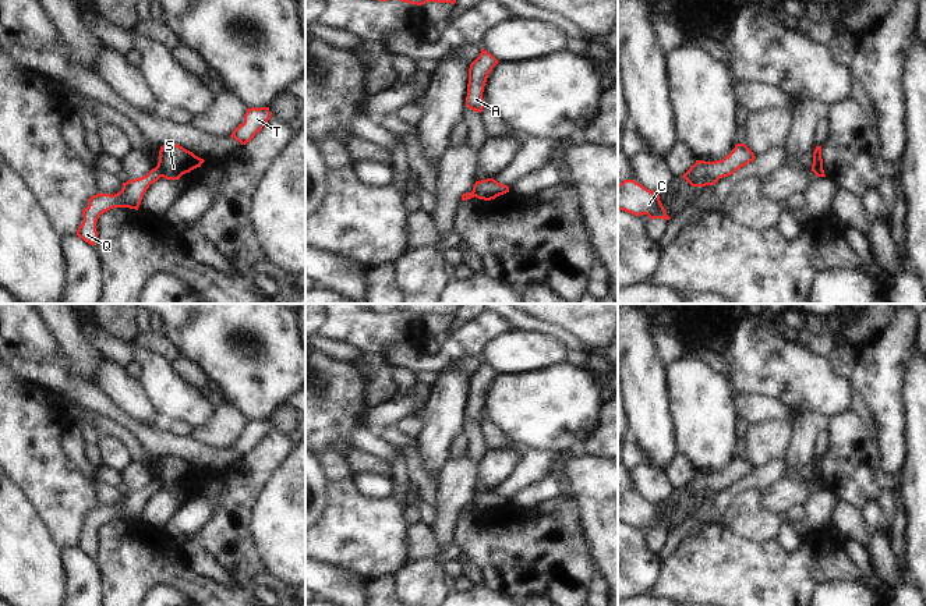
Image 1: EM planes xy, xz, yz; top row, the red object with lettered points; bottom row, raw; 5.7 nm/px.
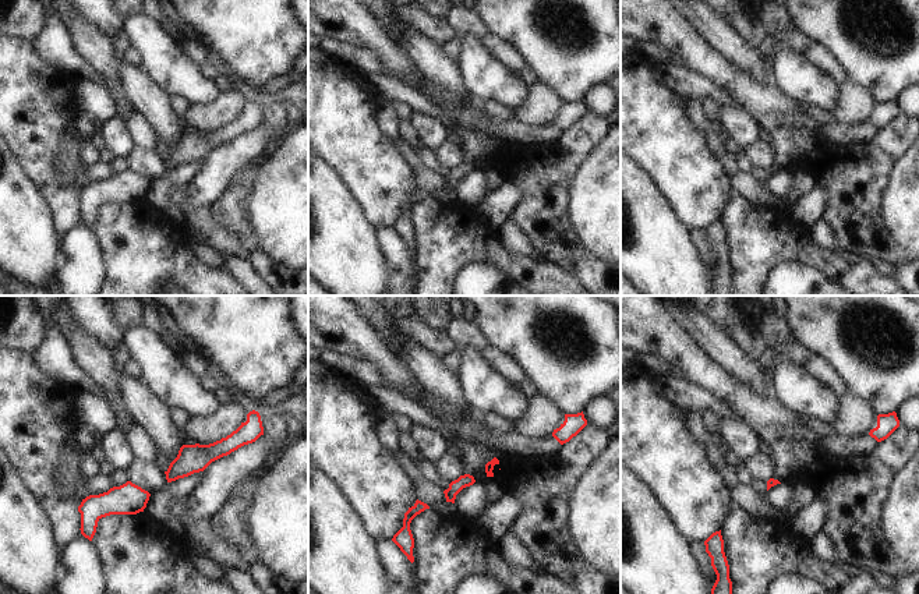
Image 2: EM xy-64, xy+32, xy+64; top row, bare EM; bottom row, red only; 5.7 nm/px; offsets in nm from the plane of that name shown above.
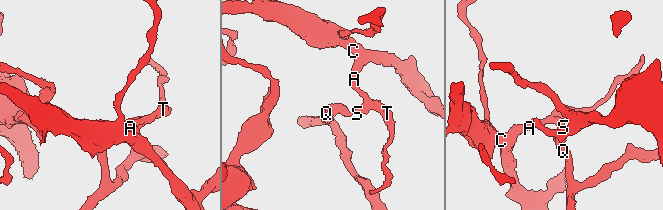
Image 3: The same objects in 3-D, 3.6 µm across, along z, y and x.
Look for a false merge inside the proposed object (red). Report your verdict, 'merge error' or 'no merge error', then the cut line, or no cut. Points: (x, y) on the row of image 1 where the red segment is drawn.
merge error; cut in xy along (156, 166), (162, 176)

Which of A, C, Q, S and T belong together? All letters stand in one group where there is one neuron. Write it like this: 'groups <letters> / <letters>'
groups A C S T / Q

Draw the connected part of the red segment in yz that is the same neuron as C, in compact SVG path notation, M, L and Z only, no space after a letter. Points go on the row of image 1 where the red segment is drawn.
M625 180L618 185L618 209L635 216L647 215L651 220L671 219L660 201L658 192L647 189L635 180Z

